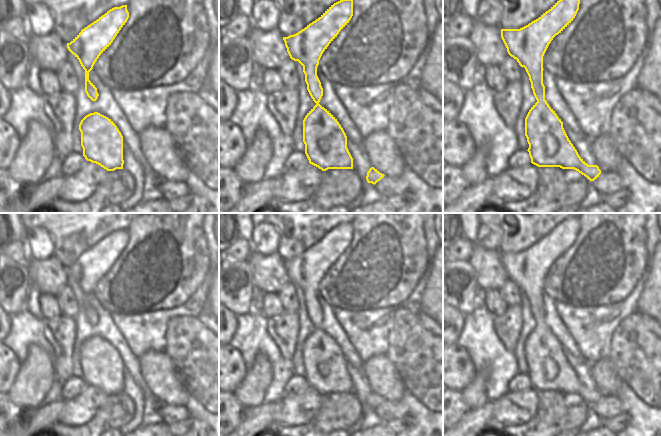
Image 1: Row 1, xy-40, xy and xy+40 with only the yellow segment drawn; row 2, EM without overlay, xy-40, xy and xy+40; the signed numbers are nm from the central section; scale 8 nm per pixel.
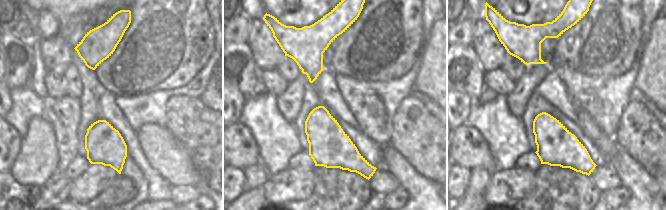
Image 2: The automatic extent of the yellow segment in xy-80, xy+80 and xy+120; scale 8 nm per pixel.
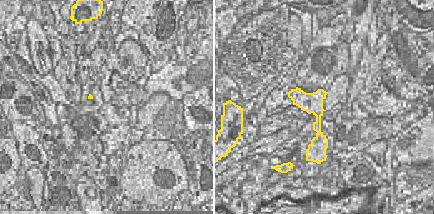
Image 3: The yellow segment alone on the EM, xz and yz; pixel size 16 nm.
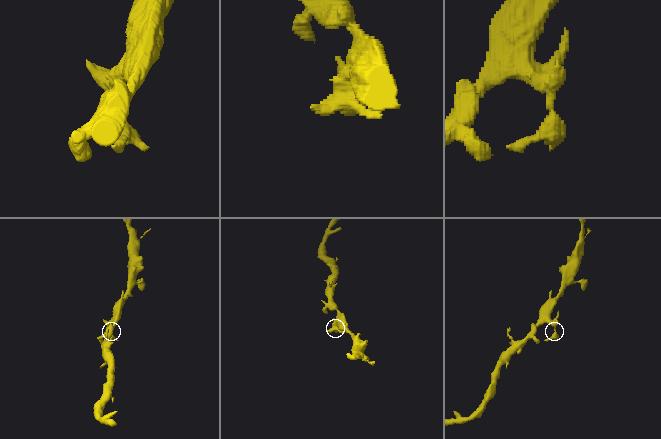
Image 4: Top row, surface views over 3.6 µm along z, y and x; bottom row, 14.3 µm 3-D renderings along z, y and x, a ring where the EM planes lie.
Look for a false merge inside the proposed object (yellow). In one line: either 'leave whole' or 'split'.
leave whole

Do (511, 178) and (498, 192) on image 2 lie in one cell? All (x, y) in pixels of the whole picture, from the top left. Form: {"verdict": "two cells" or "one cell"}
{"verdict": "one cell"}

